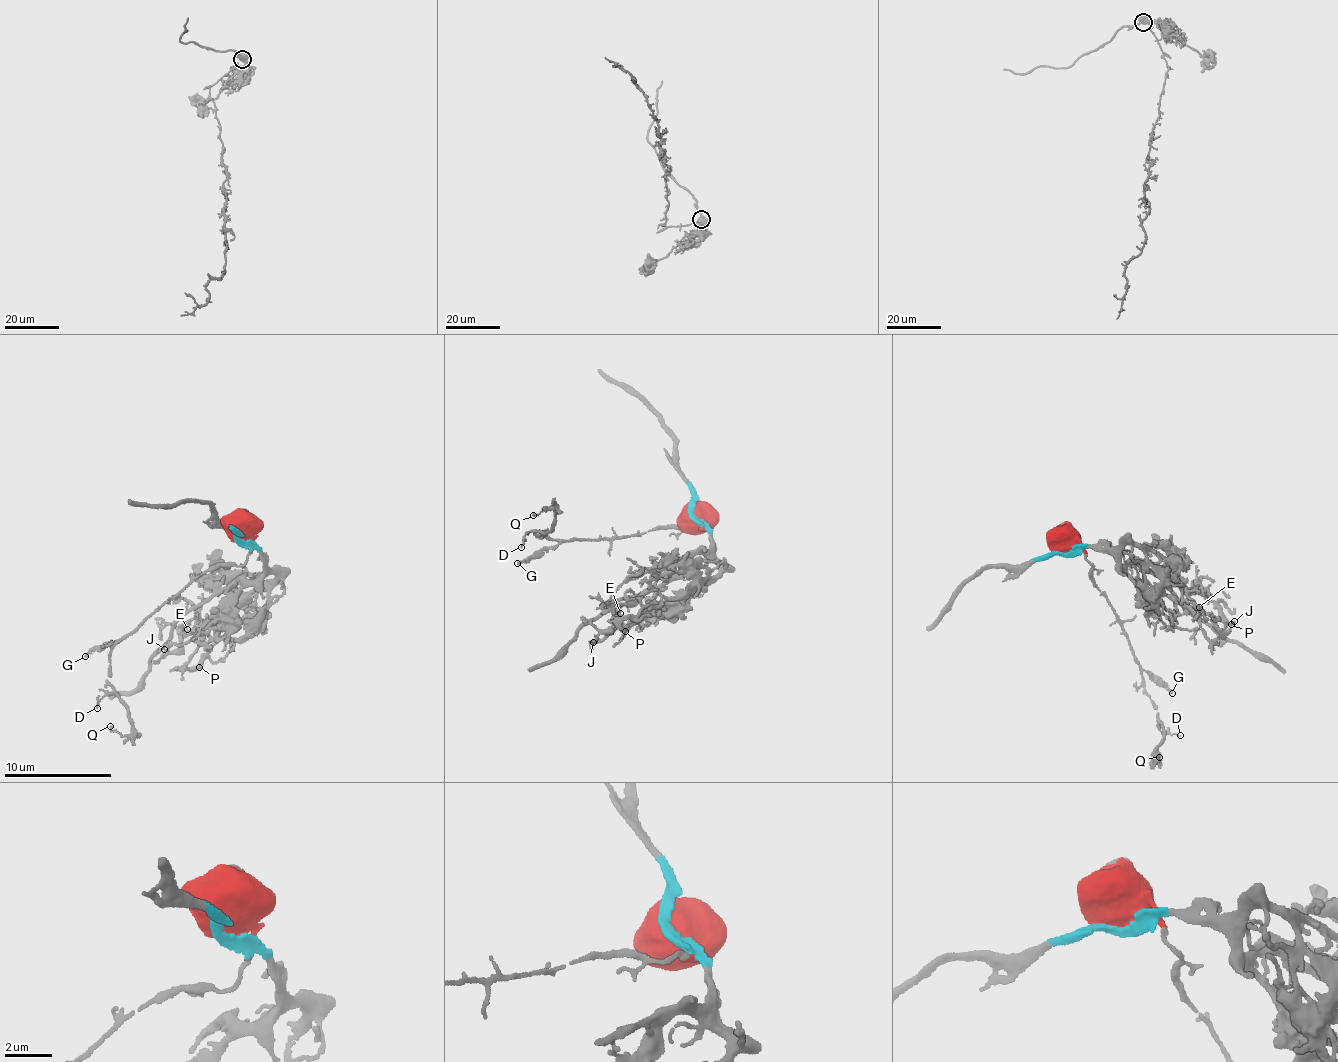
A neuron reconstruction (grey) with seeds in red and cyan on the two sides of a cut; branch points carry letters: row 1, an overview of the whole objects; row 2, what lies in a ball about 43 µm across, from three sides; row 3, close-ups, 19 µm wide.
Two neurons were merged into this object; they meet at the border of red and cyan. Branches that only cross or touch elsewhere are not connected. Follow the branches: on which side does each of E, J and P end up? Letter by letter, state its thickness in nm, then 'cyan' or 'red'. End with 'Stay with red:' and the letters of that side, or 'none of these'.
E: 200 nm | cyan
J: 140 nm | cyan
P: 240 nm | cyan
Stay with red: none of these

